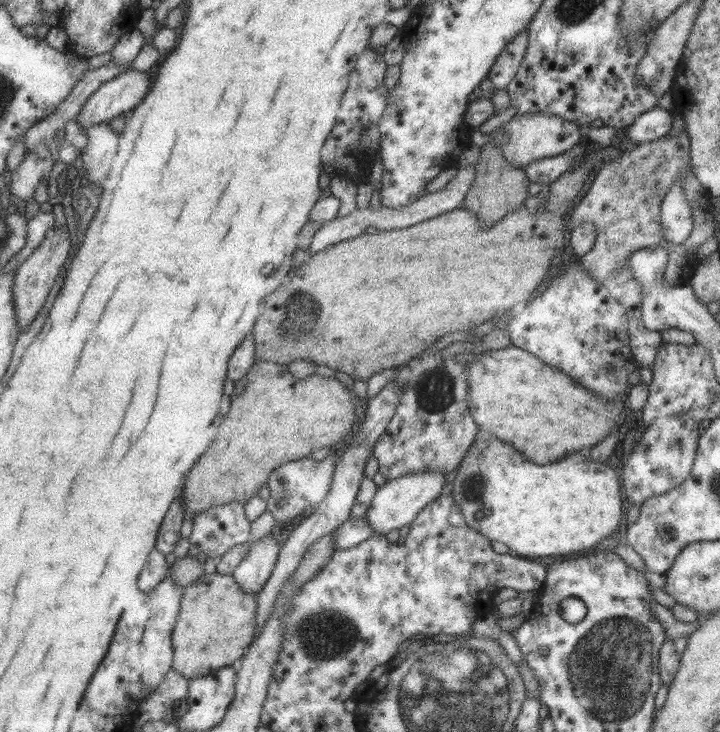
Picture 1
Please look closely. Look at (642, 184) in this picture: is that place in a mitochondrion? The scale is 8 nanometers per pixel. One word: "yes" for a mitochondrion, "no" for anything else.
yes

